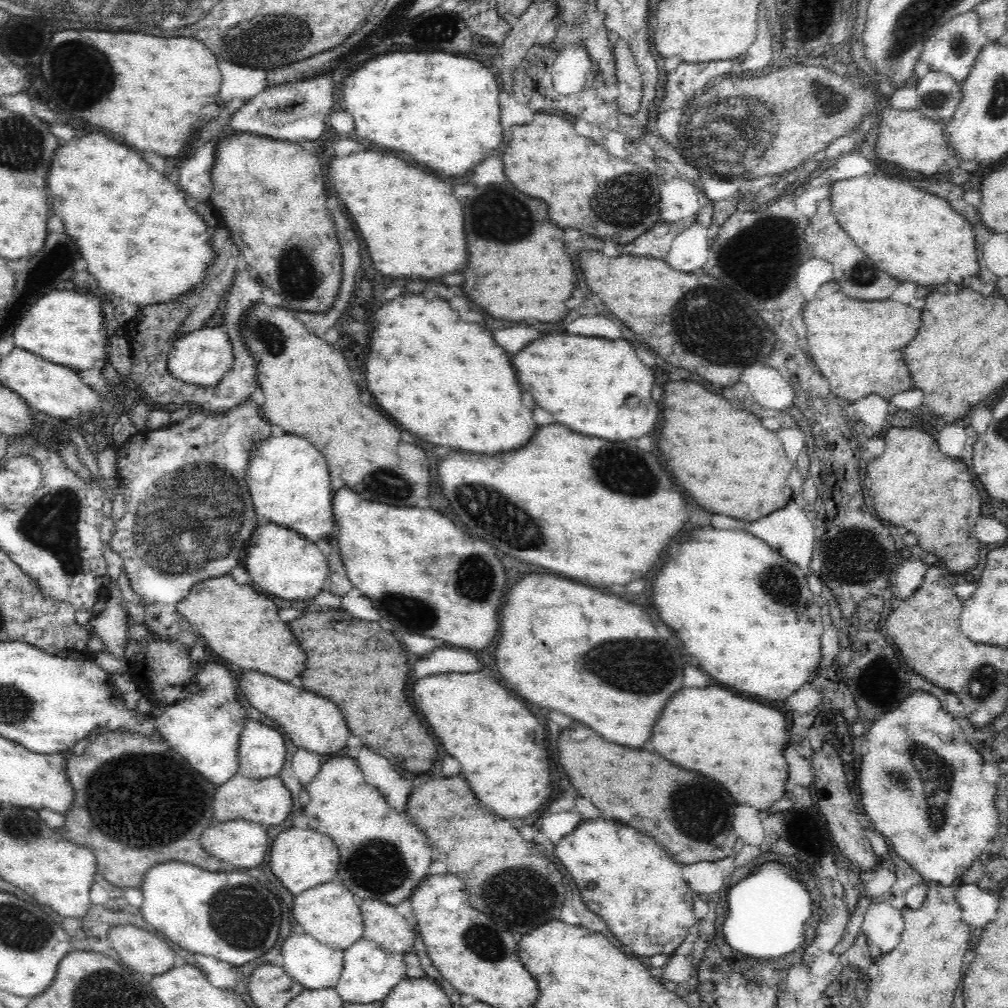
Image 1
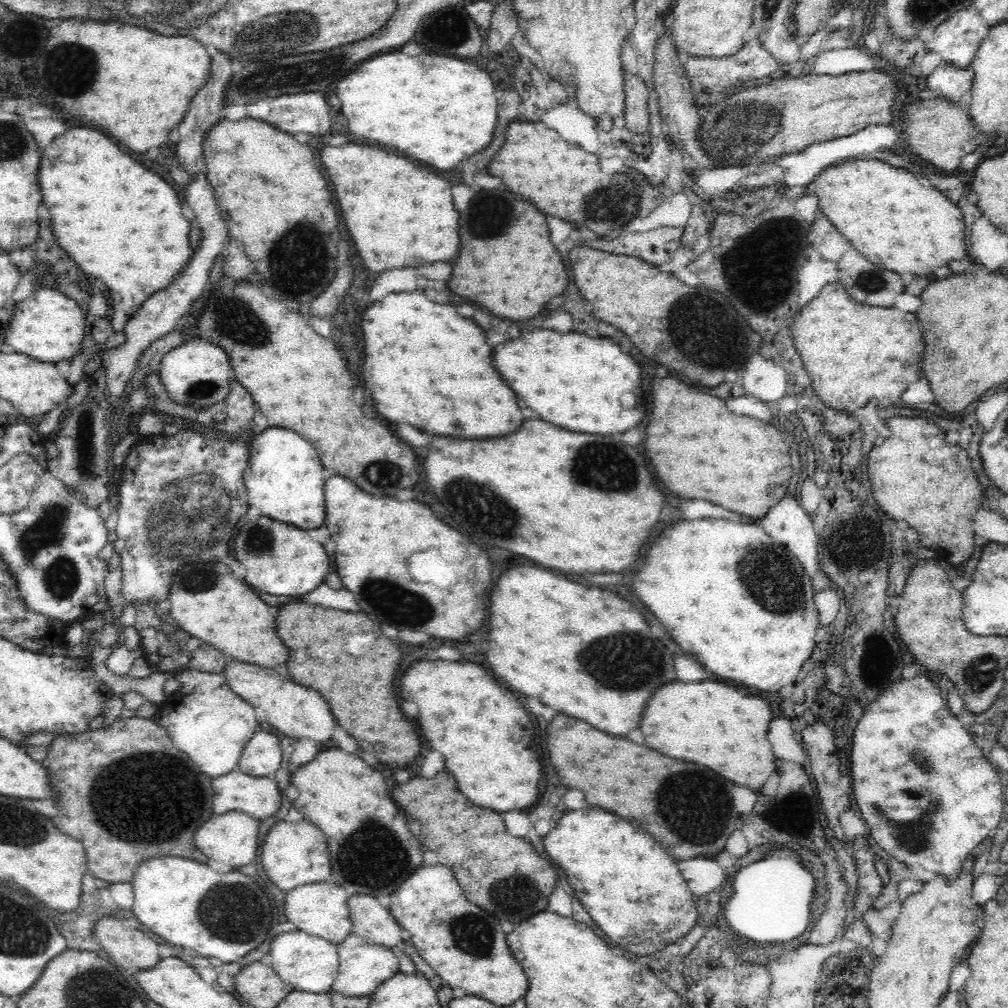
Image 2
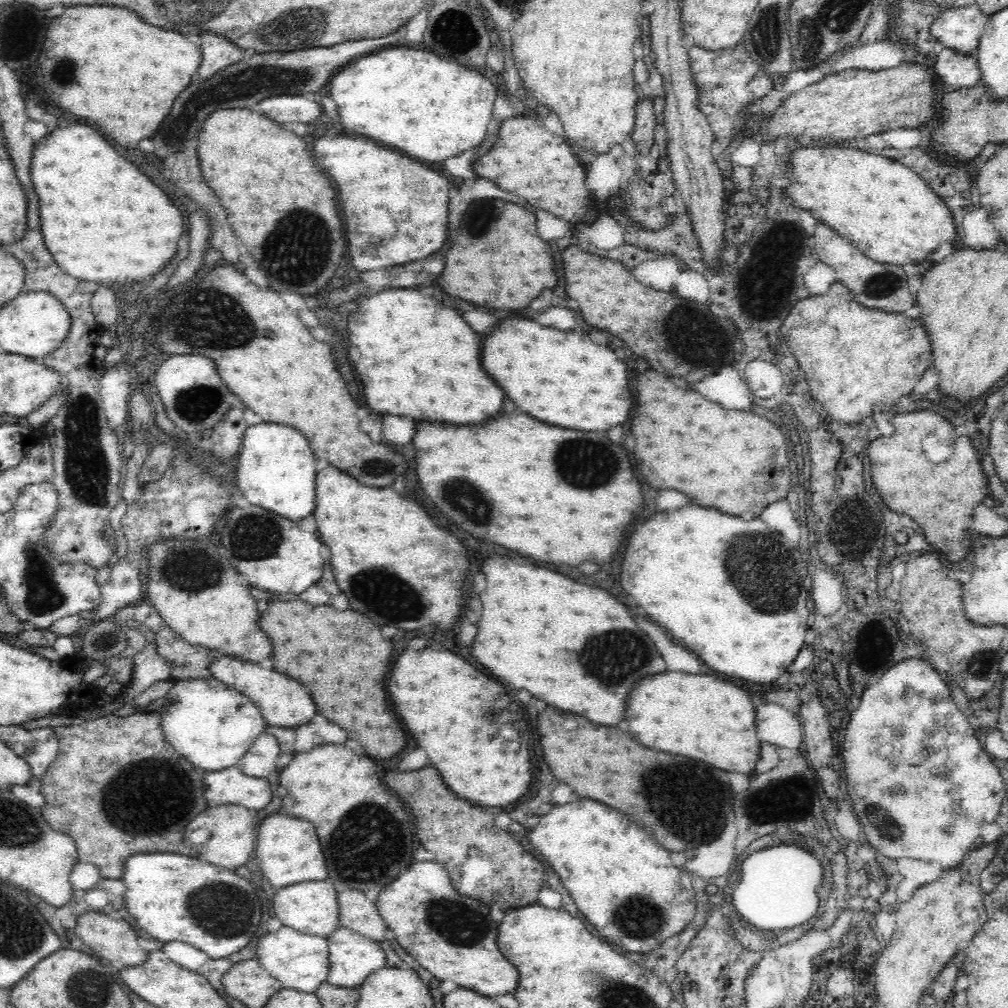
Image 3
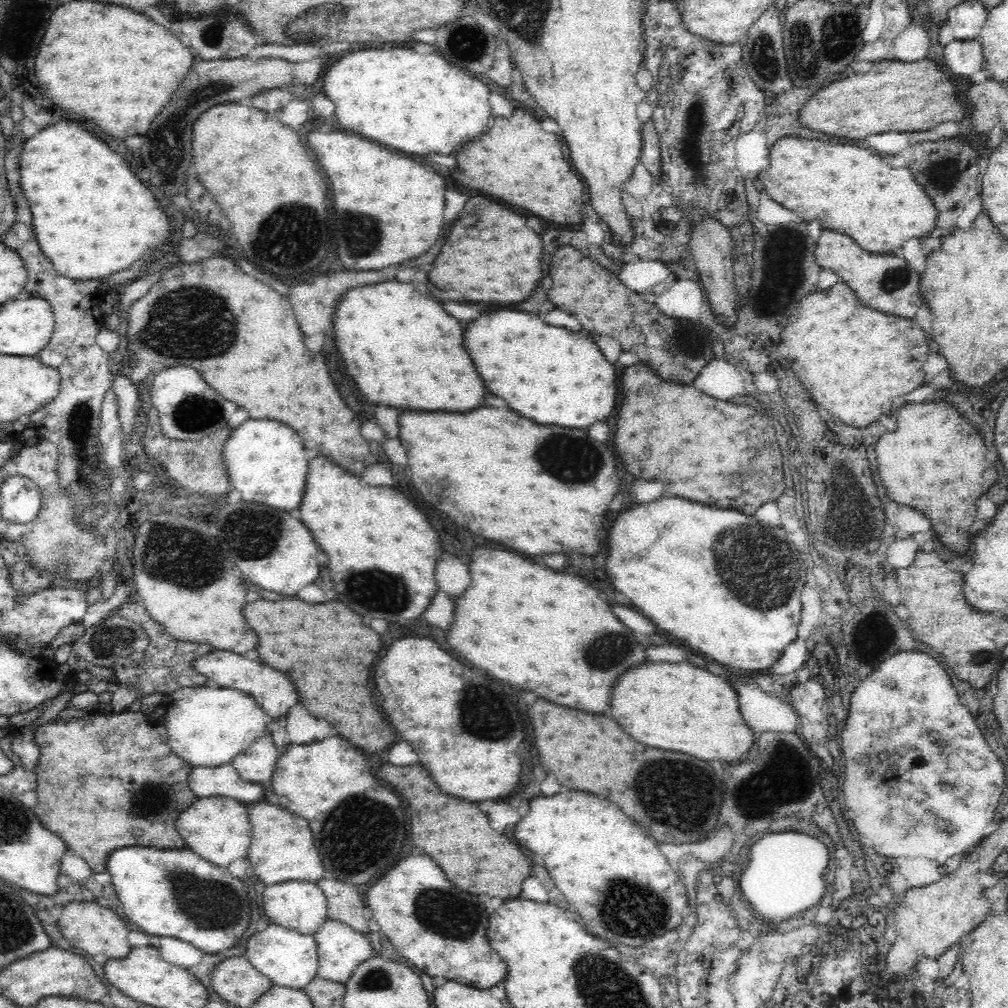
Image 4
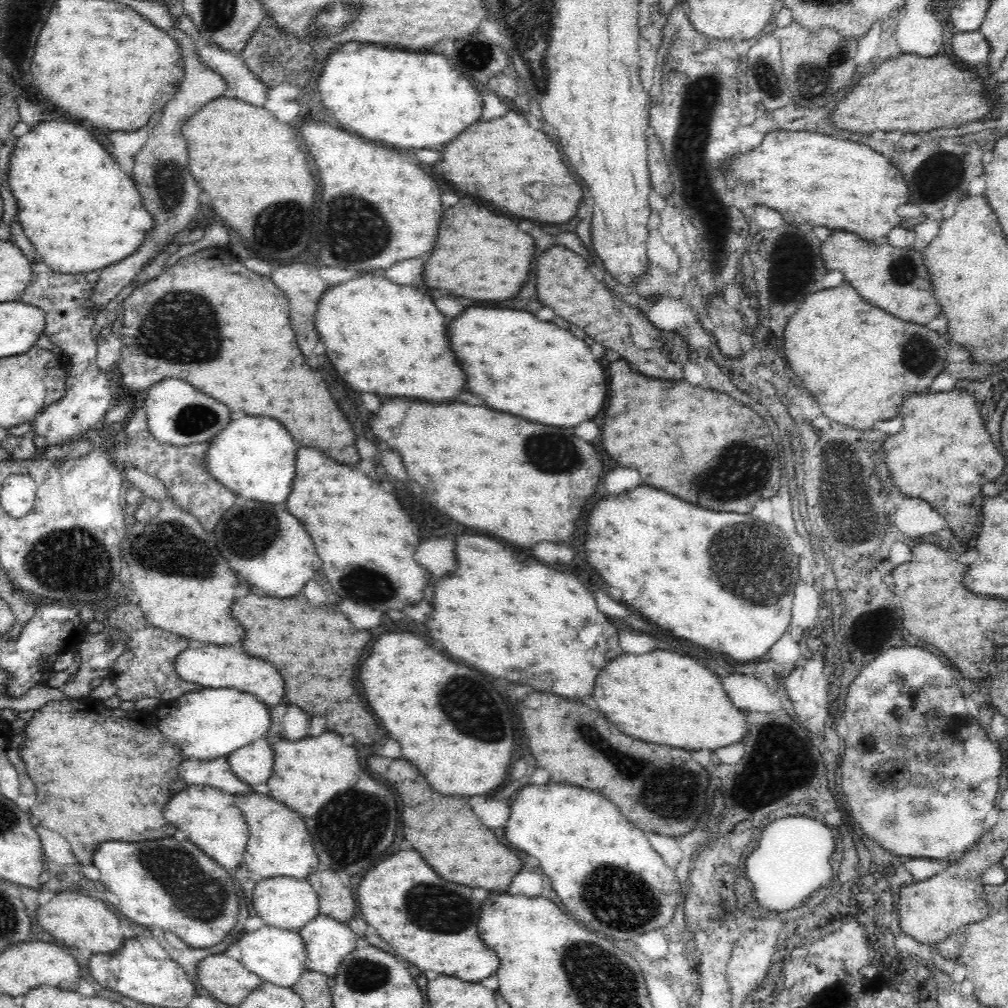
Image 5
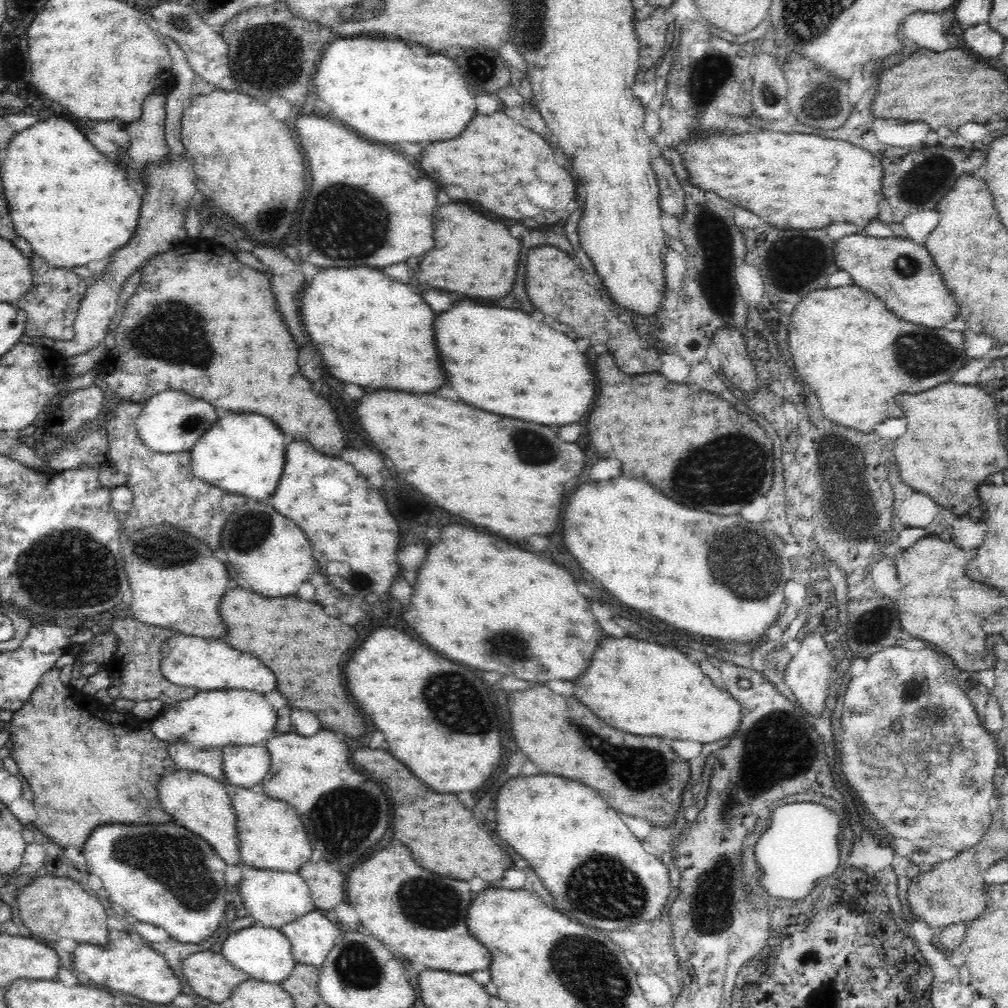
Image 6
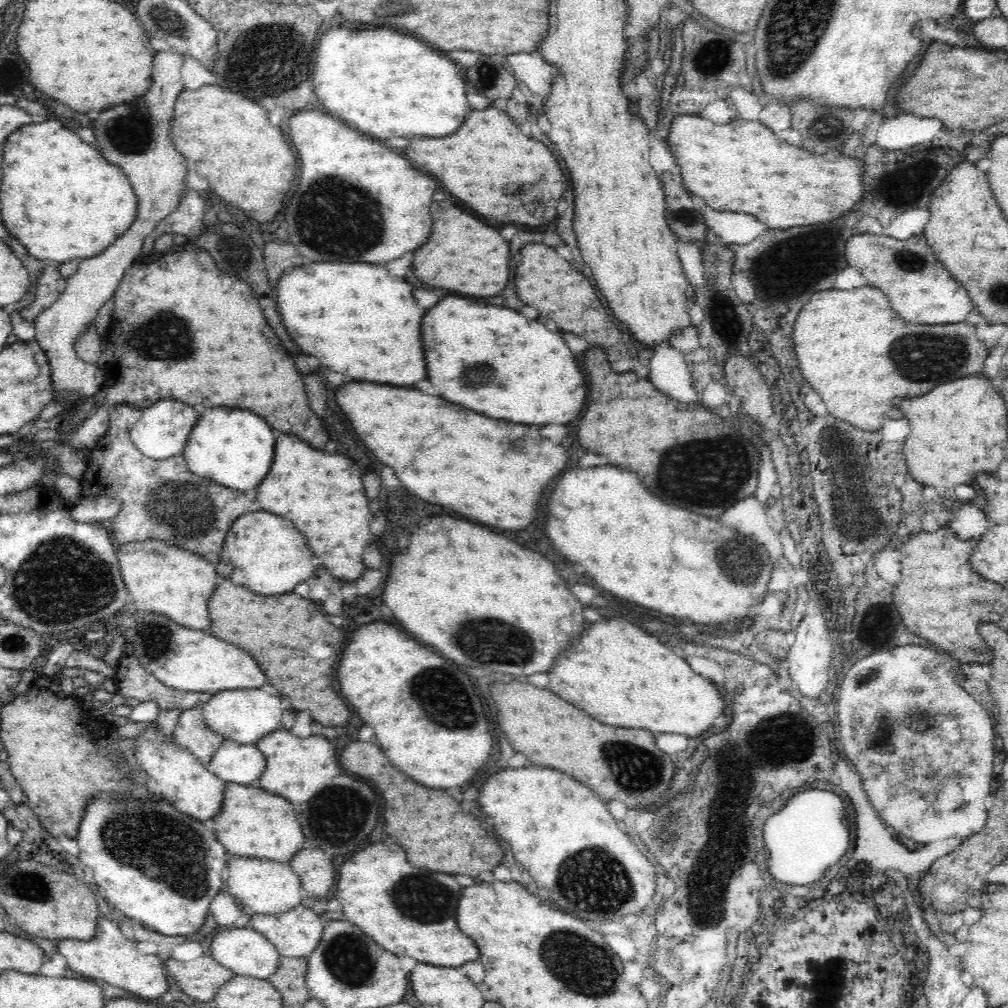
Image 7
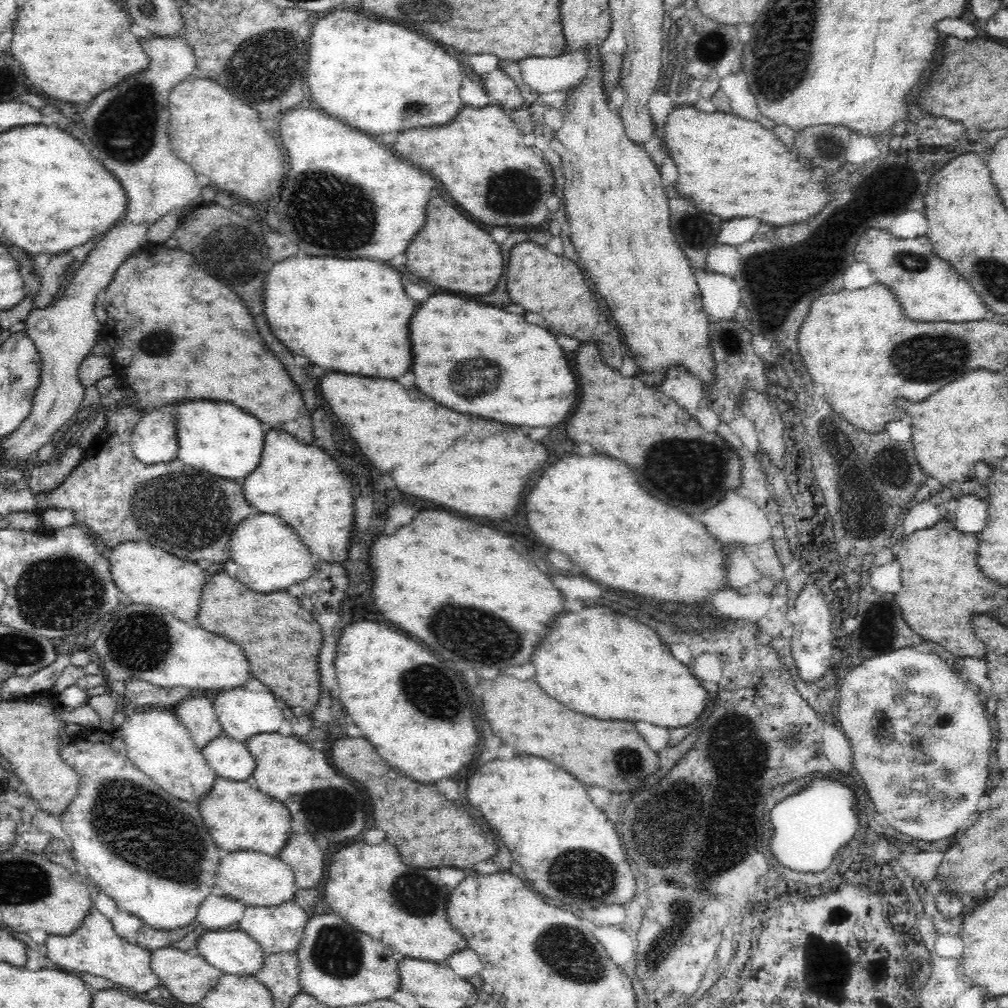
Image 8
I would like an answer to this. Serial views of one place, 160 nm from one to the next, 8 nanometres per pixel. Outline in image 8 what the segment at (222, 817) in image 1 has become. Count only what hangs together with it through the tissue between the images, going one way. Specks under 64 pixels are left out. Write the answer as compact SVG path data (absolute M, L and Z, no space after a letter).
M202 692L197 694L202 696L184 698L173 709L178 720L186 725L193 744L200 751L209 744L210 740L220 735L223 726L213 707L213 695Z

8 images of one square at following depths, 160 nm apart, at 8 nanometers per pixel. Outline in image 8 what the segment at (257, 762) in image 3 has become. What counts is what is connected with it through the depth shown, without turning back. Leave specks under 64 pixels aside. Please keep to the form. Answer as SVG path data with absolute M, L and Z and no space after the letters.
M222 730L200 750L208 767L222 778L245 781L255 770L255 760L242 741L228 737Z

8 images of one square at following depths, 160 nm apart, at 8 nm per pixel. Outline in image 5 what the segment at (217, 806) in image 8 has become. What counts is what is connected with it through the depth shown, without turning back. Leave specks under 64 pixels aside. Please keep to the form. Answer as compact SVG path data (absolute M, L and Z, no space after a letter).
M240 792L234 794L234 804L242 811L248 825L248 840L243 853L243 866L248 866L260 879L276 876L292 876L298 880L306 879L318 866L316 852L312 848L312 838L298 816L298 812L288 808L282 802L272 799L268 794Z

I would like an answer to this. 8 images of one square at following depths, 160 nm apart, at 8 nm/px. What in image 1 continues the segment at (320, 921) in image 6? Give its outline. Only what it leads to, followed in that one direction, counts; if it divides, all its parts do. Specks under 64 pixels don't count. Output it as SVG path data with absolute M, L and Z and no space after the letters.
M368 939L356 940L348 948L344 948L342 954L342 972L334 988L343 1002L352 1004L380 1002L386 998L390 988L406 977L403 954L390 954L386 949Z

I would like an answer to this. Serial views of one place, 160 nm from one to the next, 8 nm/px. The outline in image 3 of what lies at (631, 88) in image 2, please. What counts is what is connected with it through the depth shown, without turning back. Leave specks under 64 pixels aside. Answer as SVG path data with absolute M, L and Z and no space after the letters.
M642 98L636 107L635 125L631 138L636 143L637 154L642 157L648 156L655 141L657 124L653 104L654 102Z

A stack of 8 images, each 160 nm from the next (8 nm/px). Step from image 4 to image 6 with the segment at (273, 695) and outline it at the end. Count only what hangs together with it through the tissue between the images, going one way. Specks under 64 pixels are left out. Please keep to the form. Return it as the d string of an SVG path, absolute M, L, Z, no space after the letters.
M170 630L170 638L162 642L160 655L160 673L168 682L179 687L194 687L198 691L254 690L262 694L276 688L274 674L262 666L258 658L226 646L221 638L208 639Z

